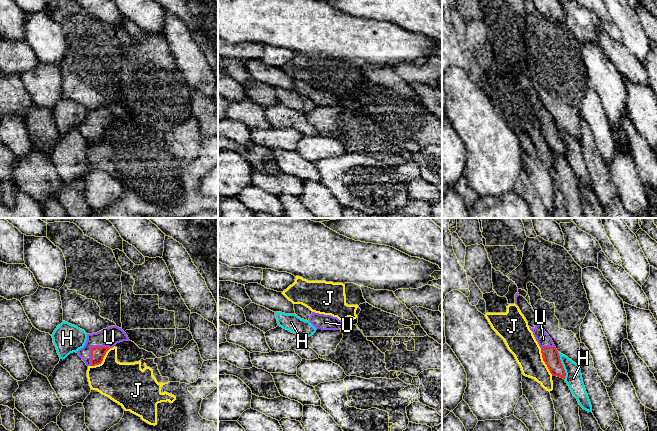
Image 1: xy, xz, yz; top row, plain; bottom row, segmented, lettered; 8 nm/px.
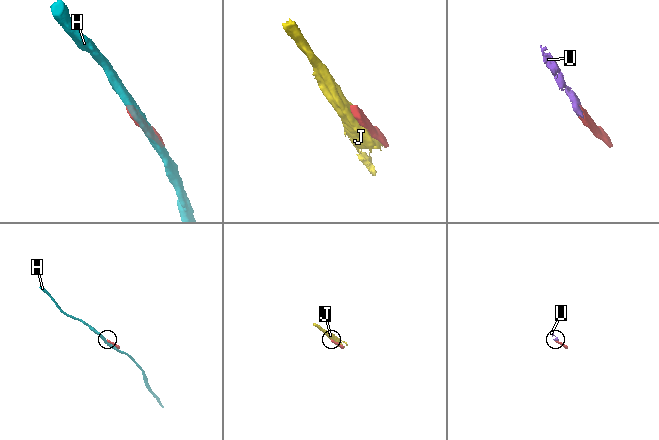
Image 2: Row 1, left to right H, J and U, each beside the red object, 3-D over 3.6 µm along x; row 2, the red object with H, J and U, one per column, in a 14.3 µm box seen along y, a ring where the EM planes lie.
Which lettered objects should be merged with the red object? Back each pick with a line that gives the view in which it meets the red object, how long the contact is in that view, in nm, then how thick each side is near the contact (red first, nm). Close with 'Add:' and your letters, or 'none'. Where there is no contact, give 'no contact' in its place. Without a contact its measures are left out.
U: xy | 220 nm | 110/160 nm
Add: U

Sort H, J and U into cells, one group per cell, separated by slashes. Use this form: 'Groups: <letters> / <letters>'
Groups: H / J / U

